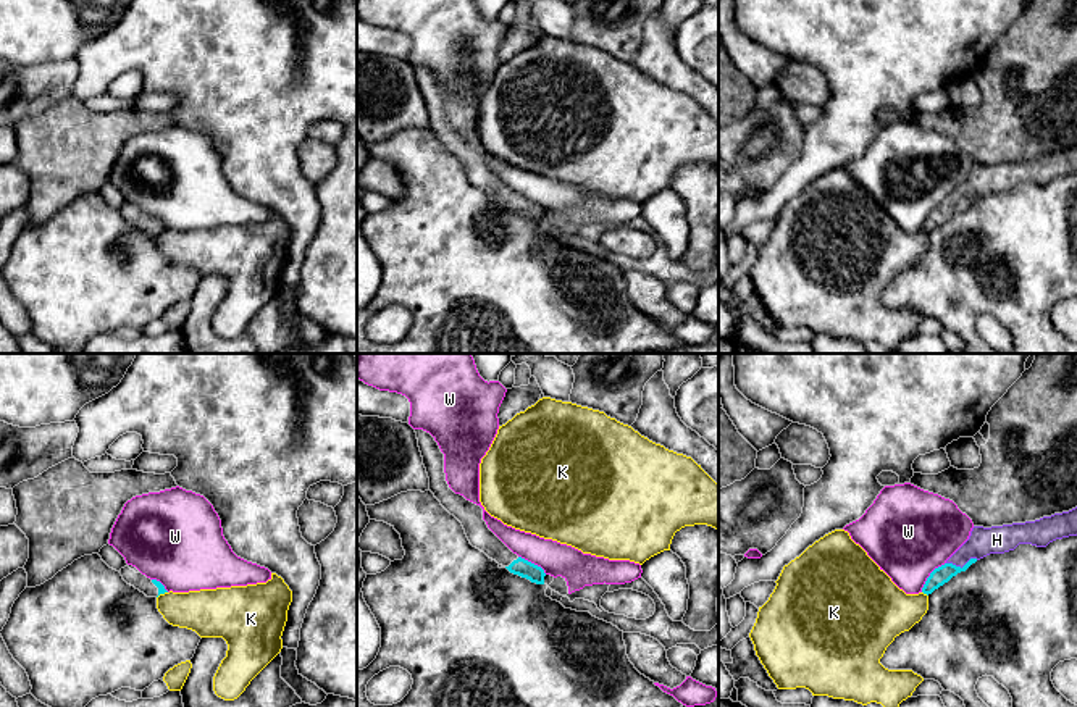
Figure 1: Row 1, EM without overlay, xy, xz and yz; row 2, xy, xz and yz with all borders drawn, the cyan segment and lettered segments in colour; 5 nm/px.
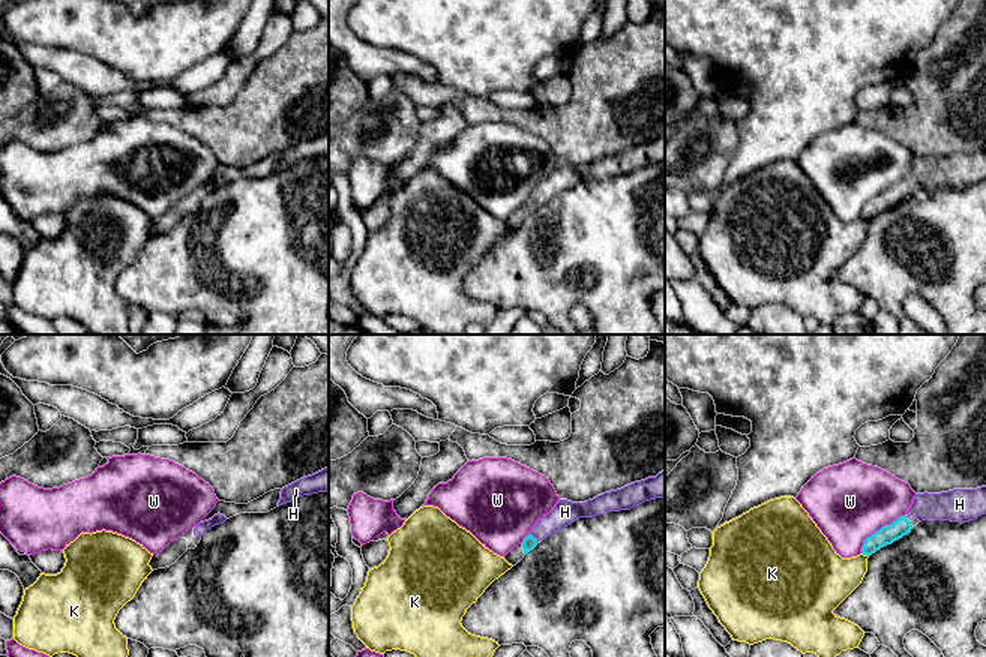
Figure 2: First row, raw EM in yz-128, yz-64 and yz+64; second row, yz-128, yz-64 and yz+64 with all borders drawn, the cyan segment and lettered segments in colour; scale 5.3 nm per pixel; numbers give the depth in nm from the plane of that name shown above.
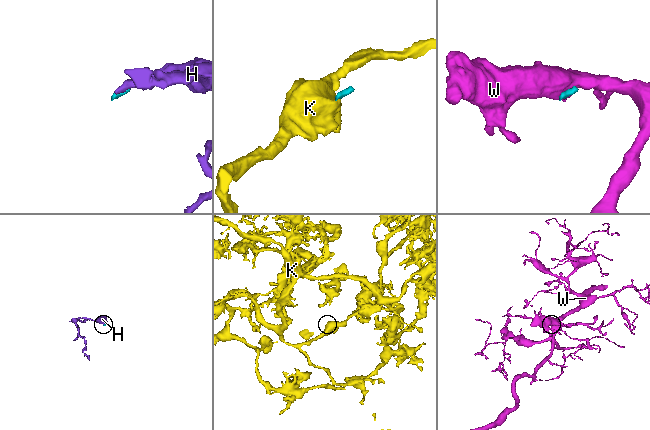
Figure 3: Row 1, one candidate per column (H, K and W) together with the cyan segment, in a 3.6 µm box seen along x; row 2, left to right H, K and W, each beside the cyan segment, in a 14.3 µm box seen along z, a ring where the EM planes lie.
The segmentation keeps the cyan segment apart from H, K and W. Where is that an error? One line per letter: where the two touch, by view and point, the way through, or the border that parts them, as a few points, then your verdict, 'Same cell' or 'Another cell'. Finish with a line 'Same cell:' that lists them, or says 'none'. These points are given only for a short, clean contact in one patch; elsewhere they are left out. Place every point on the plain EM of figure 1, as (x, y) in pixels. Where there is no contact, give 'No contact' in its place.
H: Touches cyan at yz (959, 205). Path across: yz (938, 215), (959, 205), (984, 179), (997, 178). Same cell
K: Touches cyan at yz (926, 231). Boundary: yz (922, 230), (927, 234). Another cell
W: Touches cyan at yz (930, 213). Boundary: yz (945, 200), (930, 212), (921, 230). Another cell
Same cell: H

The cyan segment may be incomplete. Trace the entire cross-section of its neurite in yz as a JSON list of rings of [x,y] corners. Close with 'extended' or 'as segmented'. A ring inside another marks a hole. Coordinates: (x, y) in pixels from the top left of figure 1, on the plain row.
[[[1077,145],[1043,155],[1035,160],[1012,161],[1003,165],[974,165],[969,178],[927,216],[922,231],[932,232],[948,221],[953,215],[966,210],[977,199],[990,192],[1004,192],[1014,189],[1019,182],[1046,186],[1050,181],[1069,174],[1077,174]]] | extended

